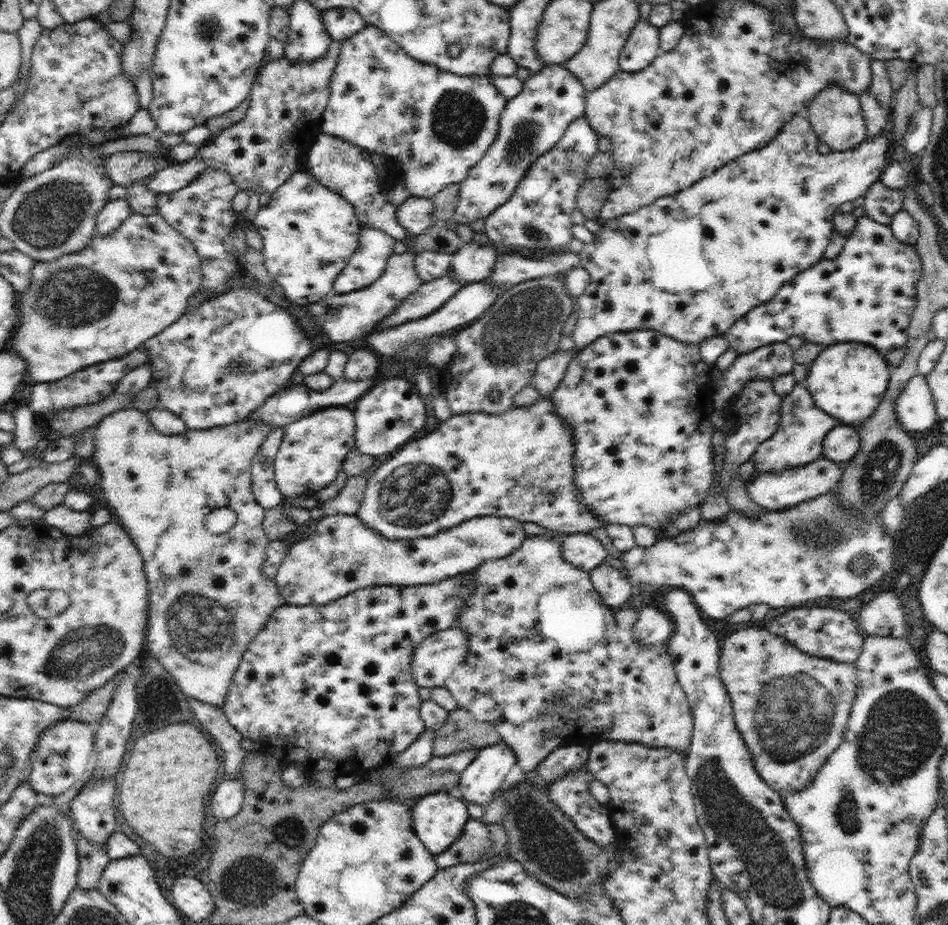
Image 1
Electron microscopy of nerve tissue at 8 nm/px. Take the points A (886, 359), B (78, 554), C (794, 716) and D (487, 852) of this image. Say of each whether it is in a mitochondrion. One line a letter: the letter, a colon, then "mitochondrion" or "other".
A: other
B: other
C: mitochondrion
D: other

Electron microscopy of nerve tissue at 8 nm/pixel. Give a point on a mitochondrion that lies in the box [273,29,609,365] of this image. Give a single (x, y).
(458, 118)

